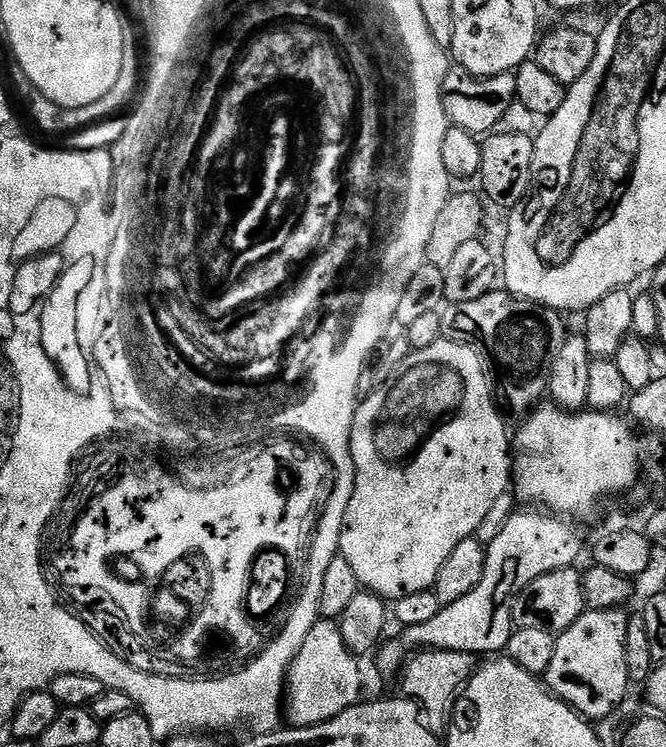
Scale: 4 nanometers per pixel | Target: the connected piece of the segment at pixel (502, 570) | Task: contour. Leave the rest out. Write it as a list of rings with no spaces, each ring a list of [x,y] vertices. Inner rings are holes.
[[[544,510],[524,511],[528,512],[513,511],[506,526],[498,530],[498,538],[486,546],[488,557],[482,582],[466,598],[443,605],[430,622],[405,627],[402,633],[406,647],[420,650],[427,646],[473,654],[500,654],[507,649],[514,631],[512,604],[521,590],[542,574],[573,567],[580,556],[580,532],[571,519]]]

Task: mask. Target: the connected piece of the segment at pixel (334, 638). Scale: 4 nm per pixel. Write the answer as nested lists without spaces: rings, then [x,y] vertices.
[[[319,619],[306,634],[302,650],[288,667],[286,681],[286,720],[297,728],[314,726],[333,720],[347,708],[352,708],[361,699],[360,664],[355,652],[342,642],[339,623],[335,620]]]

